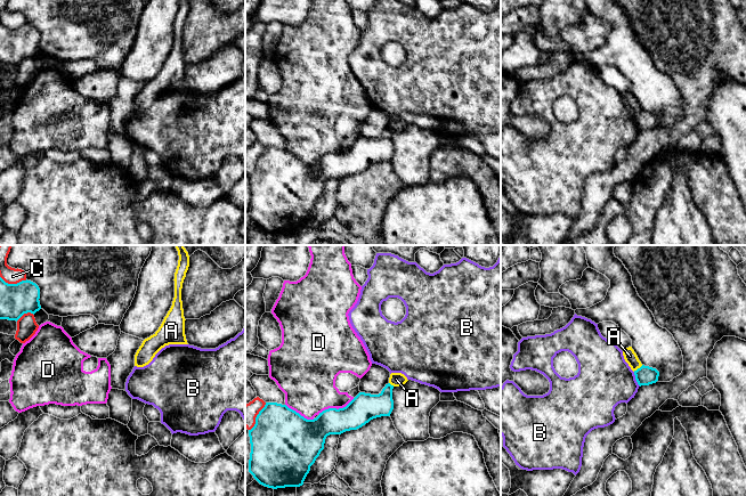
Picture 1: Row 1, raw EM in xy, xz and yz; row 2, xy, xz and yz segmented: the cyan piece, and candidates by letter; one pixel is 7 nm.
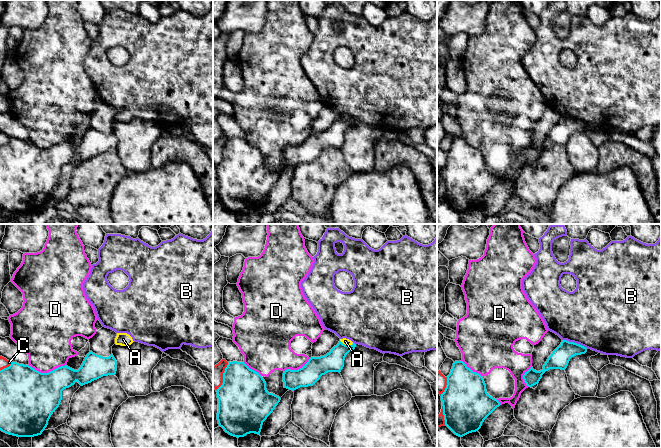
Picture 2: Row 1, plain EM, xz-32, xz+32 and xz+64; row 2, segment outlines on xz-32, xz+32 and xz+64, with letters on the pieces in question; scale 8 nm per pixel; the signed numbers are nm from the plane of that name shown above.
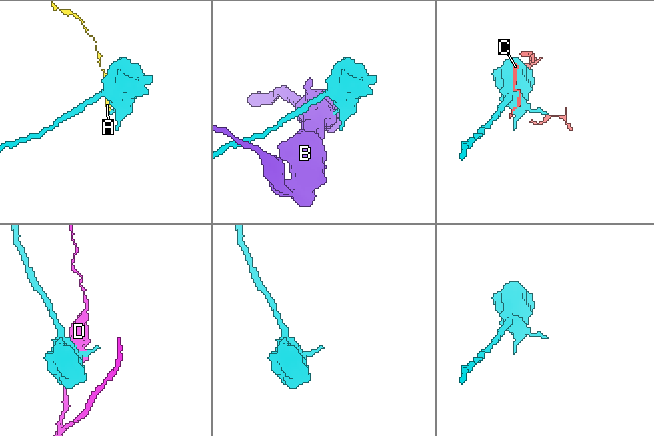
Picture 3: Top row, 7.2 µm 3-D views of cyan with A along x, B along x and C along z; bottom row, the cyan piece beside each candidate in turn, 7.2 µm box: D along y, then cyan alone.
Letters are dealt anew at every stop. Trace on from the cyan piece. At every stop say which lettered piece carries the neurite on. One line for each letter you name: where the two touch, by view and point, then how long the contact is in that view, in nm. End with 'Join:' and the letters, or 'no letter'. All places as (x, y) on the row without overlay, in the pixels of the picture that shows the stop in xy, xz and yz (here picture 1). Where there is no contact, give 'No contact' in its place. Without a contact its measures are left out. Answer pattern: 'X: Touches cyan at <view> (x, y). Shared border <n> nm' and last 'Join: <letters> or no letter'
Join: no letter

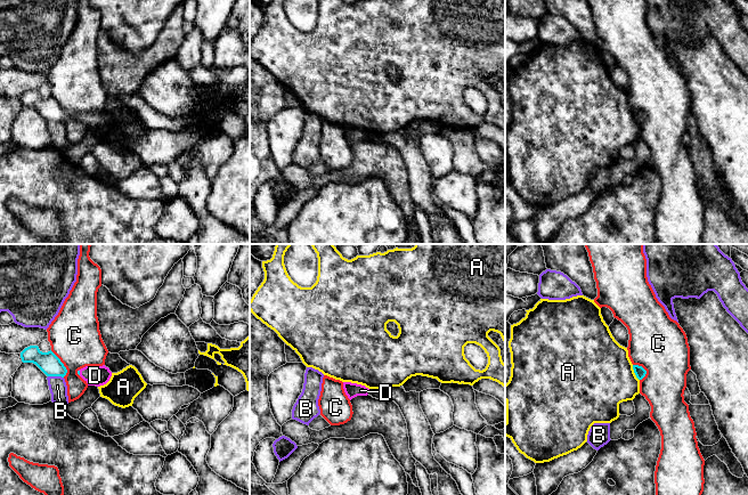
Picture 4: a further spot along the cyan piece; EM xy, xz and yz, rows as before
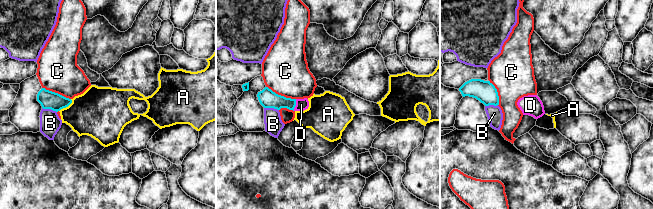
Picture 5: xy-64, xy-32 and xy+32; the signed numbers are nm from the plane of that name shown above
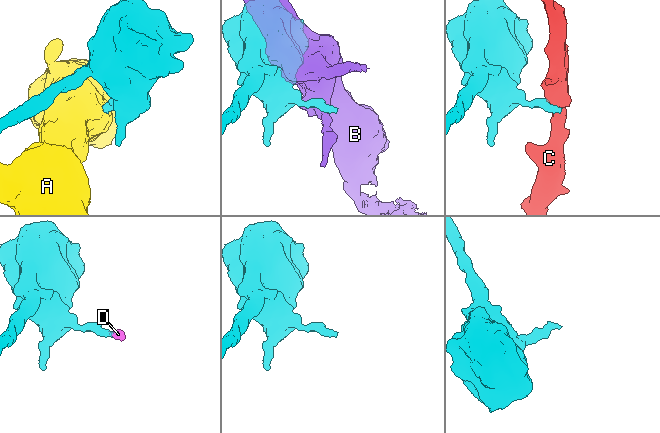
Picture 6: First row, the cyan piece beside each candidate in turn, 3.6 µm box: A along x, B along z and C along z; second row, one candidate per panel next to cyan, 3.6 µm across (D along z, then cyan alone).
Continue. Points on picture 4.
D: Touches cyan at xy (79, 116). Shared border 40 nm
Join: D

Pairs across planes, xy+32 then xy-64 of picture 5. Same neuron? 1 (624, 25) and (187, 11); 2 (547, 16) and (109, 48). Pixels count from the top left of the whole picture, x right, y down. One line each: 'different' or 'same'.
1: same
2: different

